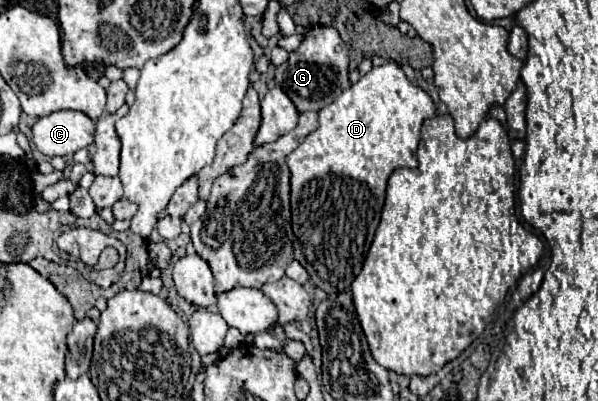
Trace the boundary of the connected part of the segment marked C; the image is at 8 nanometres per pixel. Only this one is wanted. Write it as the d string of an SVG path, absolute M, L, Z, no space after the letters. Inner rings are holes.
M58 110L38 118L32 128L36 148L46 156L72 156L94 142L96 124L84 112Z

